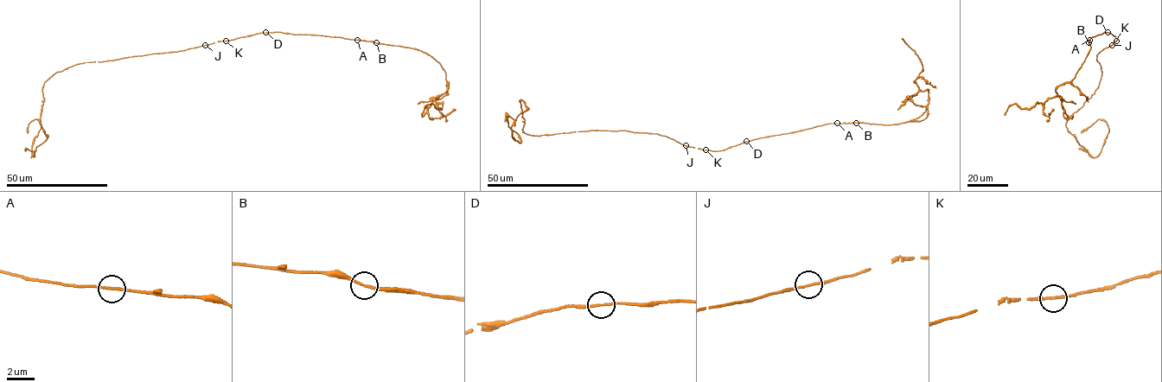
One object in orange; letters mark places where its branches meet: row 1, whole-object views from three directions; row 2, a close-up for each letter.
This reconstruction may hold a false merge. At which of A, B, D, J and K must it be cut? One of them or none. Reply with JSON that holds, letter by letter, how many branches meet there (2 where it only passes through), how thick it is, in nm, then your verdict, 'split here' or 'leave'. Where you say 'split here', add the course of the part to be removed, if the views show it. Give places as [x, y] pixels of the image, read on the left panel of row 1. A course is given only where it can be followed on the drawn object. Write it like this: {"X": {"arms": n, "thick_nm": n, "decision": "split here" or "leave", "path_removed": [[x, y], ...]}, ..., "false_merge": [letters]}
{"A": {"arms": 2, "thick_nm": 180, "decision": "leave"}, "B": {"arms": 2, "thick_nm": 170, "decision": "leave"}, "D": {"arms": 2, "thick_nm": 150, "decision": "leave"}, "J": {"arms": 2, "thick_nm": 160, "decision": "leave"}, "K": {"arms": 2, "thick_nm": 190, "decision": "leave"}, "false_merge": []}

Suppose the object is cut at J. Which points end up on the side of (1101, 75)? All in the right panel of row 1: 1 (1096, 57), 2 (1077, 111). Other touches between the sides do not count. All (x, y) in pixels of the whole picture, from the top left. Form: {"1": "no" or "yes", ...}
{"1": "yes", "2": "yes"}

